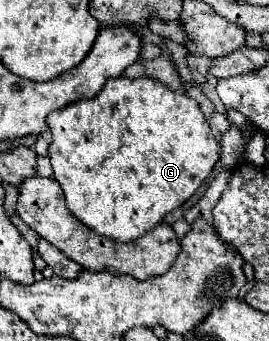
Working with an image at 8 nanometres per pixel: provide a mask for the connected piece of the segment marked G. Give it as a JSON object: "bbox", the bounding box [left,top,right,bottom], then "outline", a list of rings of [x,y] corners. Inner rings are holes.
{"bbox":[47,78,219,242],"outline":[[[109,78],[95,98],[67,104],[47,116],[53,142],[49,158],[53,178],[61,184],[67,208],[93,232],[117,242],[143,236],[167,212],[189,200],[219,160],[219,142],[199,104],[183,92],[173,92],[151,78]]]}

